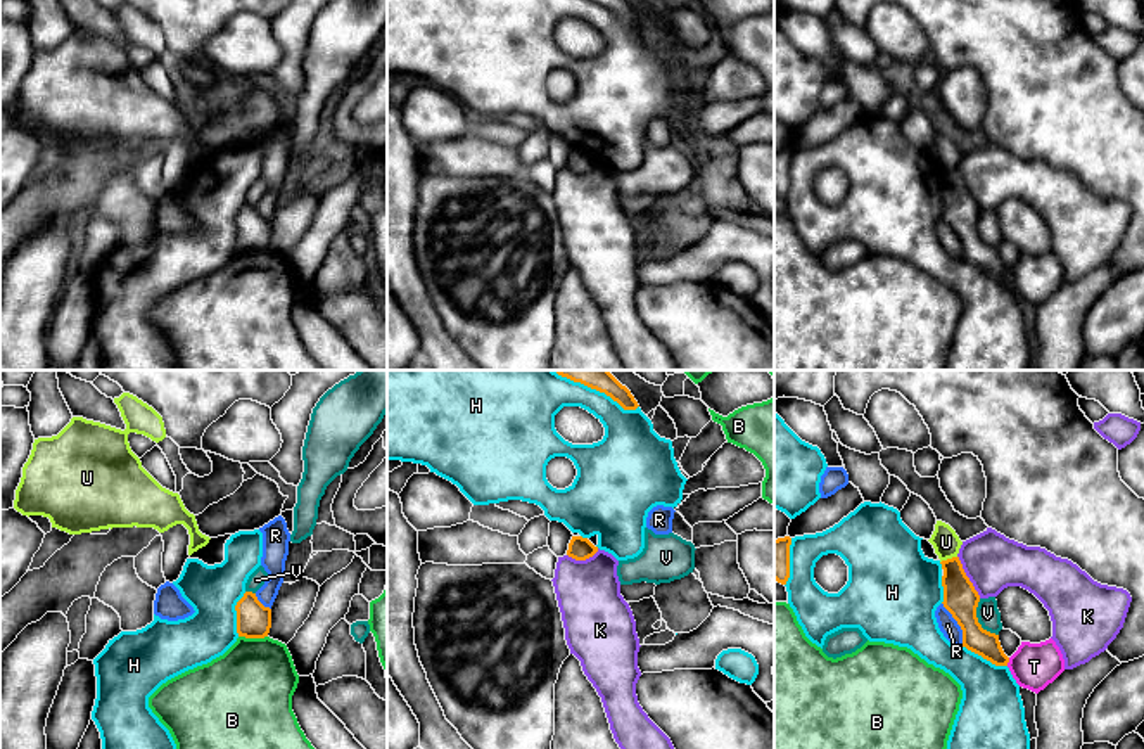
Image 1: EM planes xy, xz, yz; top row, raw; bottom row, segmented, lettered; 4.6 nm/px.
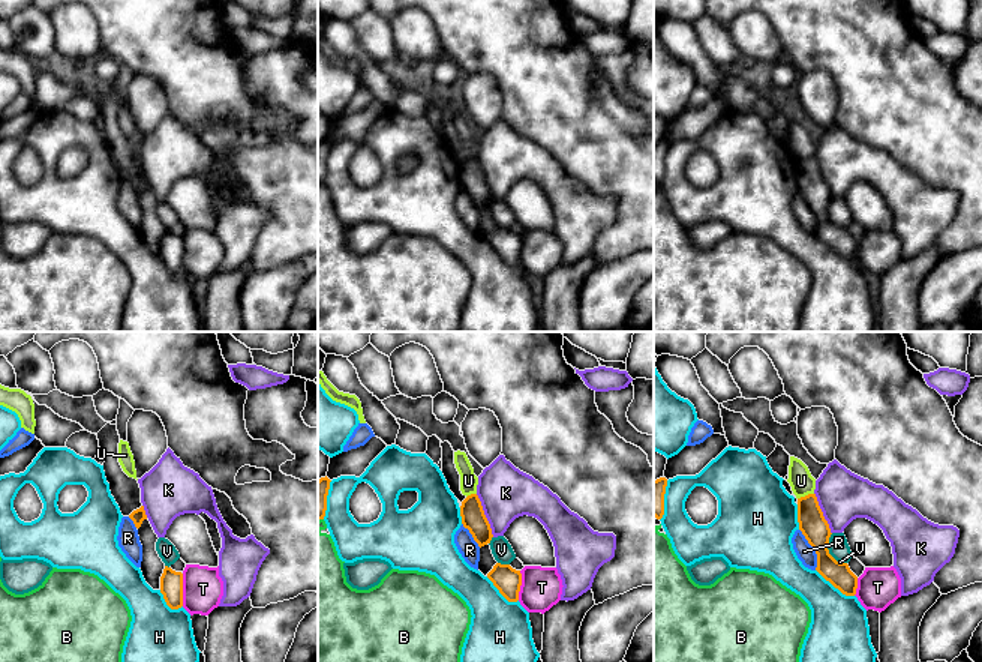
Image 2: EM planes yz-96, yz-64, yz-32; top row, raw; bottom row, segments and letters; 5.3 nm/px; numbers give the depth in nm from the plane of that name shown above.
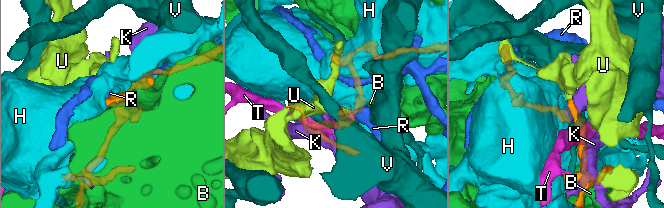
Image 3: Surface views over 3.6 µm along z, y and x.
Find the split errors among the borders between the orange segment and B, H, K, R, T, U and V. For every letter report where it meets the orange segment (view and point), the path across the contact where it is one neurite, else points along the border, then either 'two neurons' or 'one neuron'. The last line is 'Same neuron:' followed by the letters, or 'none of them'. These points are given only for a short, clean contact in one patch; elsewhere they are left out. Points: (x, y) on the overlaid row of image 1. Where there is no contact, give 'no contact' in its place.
B: meets orange in xy at (253, 637); two neurons
H: meets orange in yz at (984, 658); two neurons
K: meets orange in yz at (966, 576); border along yz (958, 556), (965, 575), (980, 597); two neurons
R: meets orange in yz at (958, 623); two neurons
T: meets orange in yz at (1008, 661); border along yz (1010, 658), (1006, 665); two neurons
U: meets orange in yz at (947, 559); border along yz (956, 556), (940, 563); two neurons
V: meets orange in yz at (977, 621); two neurons
Same neuron: none of them

